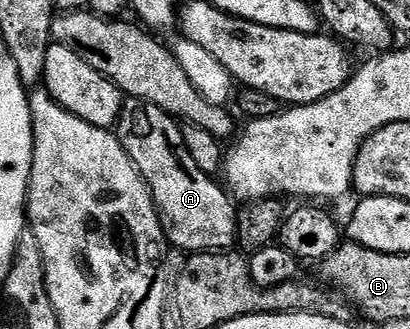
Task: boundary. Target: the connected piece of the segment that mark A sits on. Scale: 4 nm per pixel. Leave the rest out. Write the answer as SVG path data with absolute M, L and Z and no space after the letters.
M139 102L130 106L123 110L122 118L116 124L116 134L122 140L122 148L142 173L142 180L150 188L171 248L178 250L179 247L185 253L233 248L230 246L239 238L235 204L223 184L218 184L204 173L204 169L200 169L200 165L196 165L192 153L188 153L179 120L151 103Z

